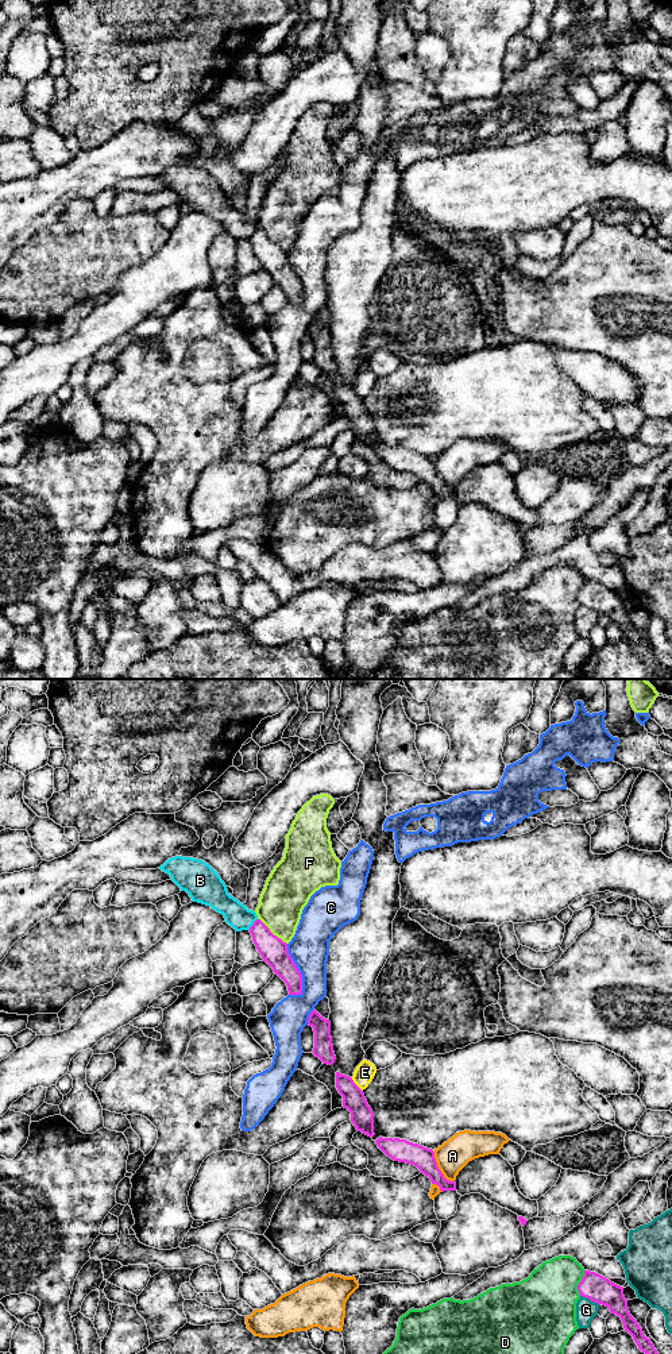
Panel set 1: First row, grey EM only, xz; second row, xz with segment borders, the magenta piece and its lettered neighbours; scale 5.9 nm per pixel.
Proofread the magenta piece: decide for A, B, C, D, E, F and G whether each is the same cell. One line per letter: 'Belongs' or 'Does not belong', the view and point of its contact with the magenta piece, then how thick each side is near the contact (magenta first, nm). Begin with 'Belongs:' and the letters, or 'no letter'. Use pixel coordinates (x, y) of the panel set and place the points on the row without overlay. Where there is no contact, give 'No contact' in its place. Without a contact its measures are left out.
Belongs: B
A: Does not belong. Touches magenta at xz (439, 478). Thickness 140 nm (magenta) against 190 nm
B: Belongs. Touches magenta at xz (254, 232). Thickness 160 nm (magenta) against 150 nm
C: Does not belong. Touches magenta at xz (297, 278). Thickness 160 nm (magenta) against 240 nm
D: Does not belong. Touches magenta at xz (579, 591). Thickness 160 nm (magenta) against 380 nm
E: Does not belong. Touches magenta at xz (356, 394). Thickness 140 nm (magenta) against 120 nm
F: Does not belong. Touches magenta at xz (271, 242). Thickness 160 nm (magenta) against 260 nm
G: Does not belong. Touches magenta at xz (590, 608). Thickness 160 nm (magenta) against 130 nm

